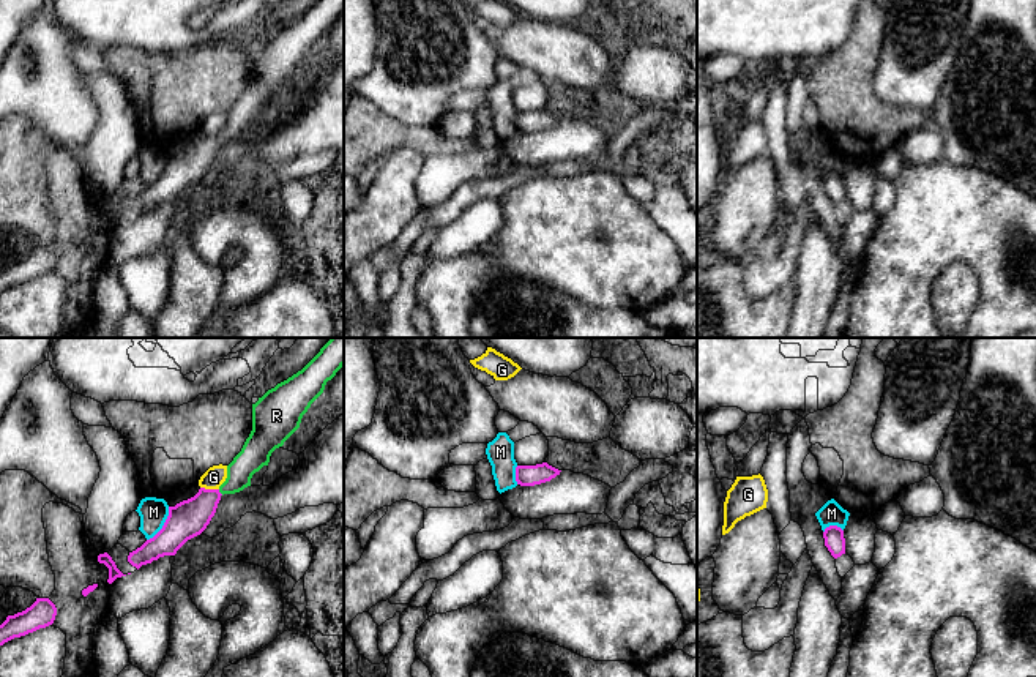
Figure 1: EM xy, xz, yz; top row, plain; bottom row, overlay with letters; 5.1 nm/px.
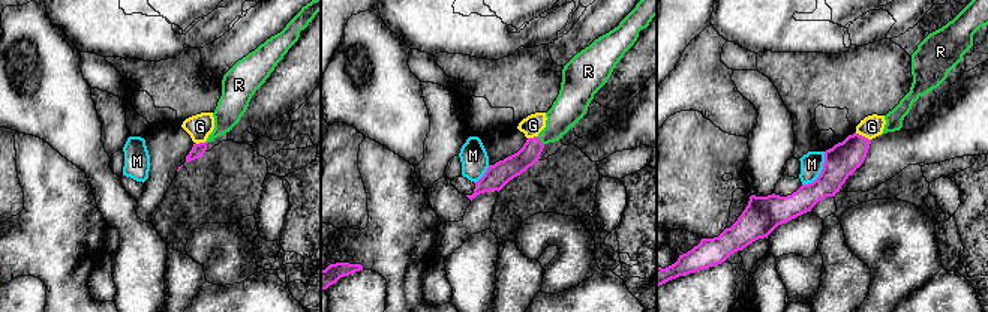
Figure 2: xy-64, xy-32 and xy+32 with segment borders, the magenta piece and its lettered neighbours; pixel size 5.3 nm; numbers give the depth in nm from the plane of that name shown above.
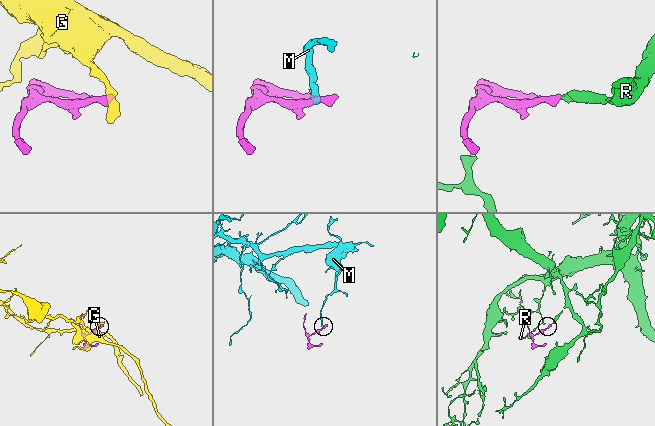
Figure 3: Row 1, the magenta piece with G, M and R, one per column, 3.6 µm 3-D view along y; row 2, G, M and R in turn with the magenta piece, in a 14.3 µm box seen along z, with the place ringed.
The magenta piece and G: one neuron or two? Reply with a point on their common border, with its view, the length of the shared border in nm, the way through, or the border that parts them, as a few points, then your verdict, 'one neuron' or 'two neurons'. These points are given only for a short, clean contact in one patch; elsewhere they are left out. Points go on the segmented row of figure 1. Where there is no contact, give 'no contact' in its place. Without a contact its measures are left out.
contact xy (210, 489); length 100 nm; border xy (201, 486), (218, 489); two neurons

